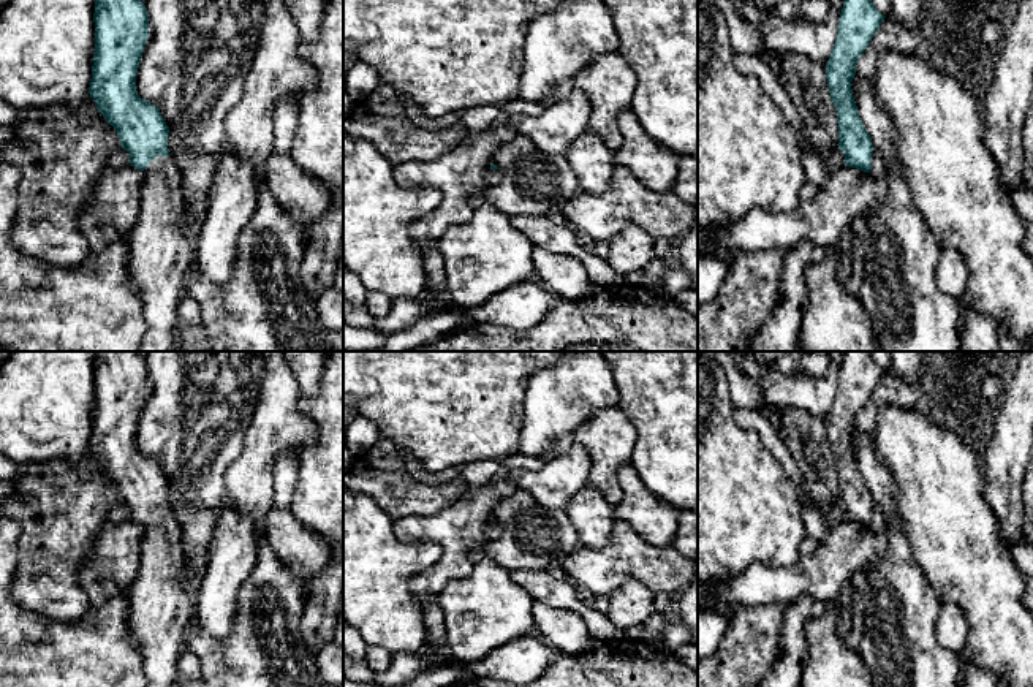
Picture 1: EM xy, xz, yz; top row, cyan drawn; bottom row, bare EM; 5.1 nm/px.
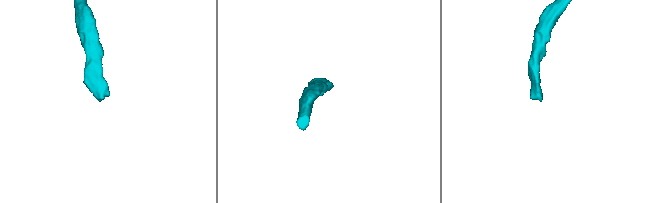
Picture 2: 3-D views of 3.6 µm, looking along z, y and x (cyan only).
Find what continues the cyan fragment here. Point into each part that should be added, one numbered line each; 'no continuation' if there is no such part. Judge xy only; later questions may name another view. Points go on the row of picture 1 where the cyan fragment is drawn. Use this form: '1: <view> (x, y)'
1: xy (162, 250)

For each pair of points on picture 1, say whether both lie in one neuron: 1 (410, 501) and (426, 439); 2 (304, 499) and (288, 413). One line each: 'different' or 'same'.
1: different
2: different

